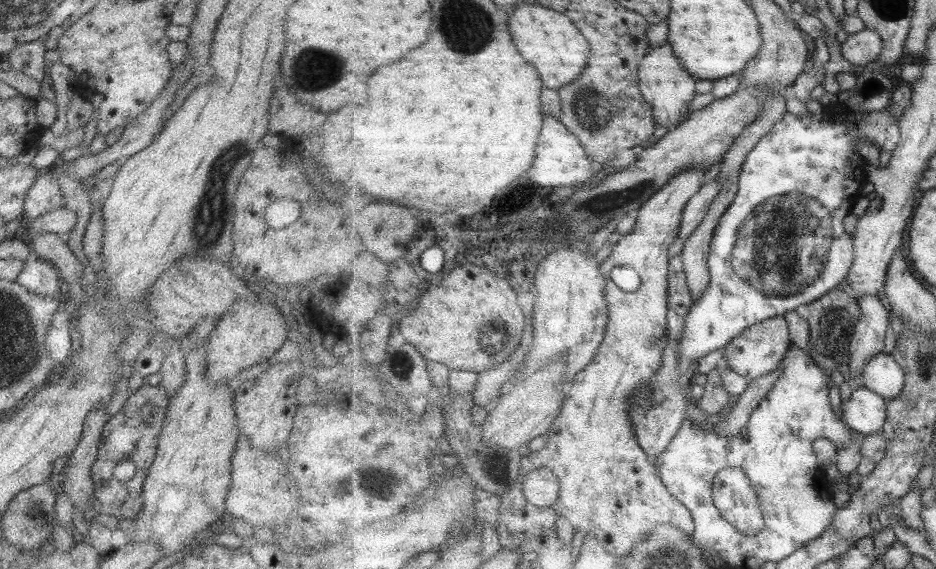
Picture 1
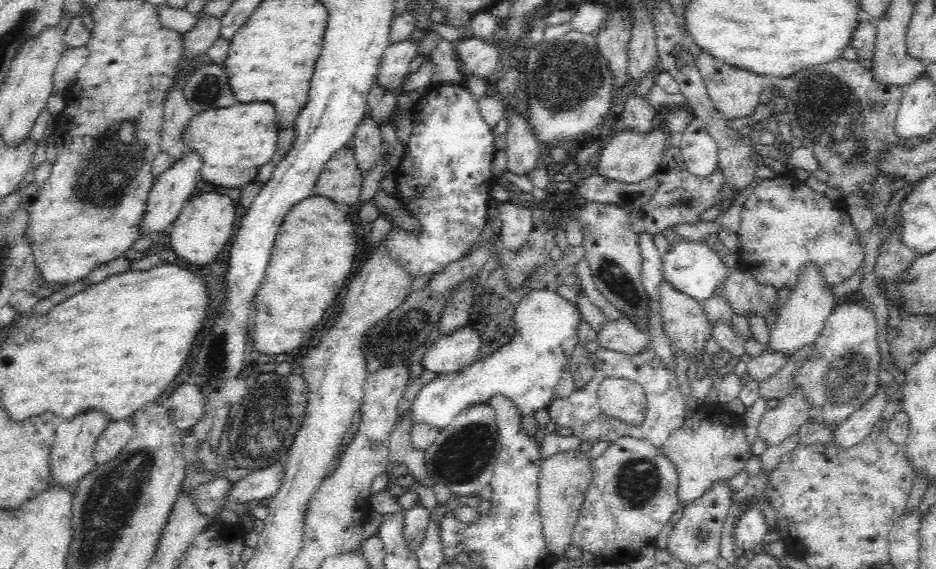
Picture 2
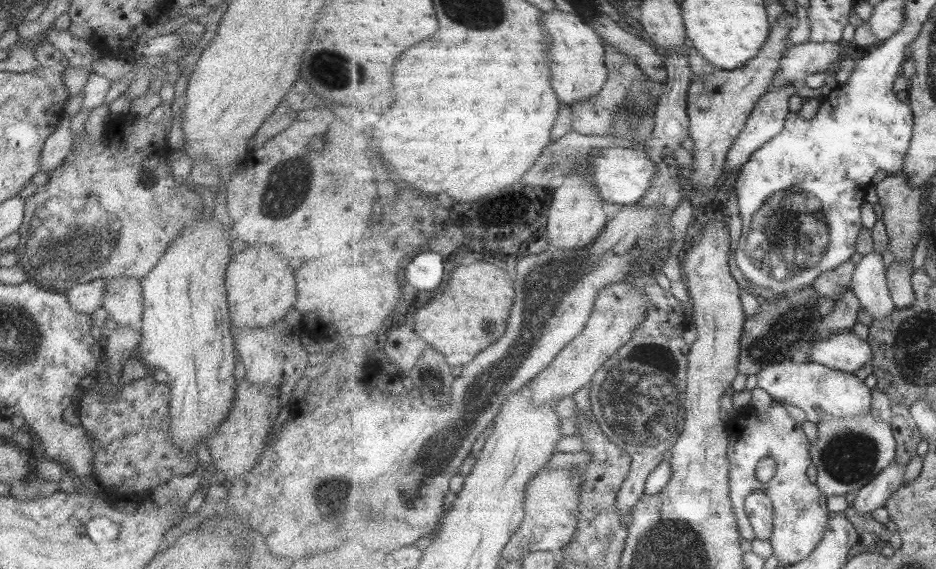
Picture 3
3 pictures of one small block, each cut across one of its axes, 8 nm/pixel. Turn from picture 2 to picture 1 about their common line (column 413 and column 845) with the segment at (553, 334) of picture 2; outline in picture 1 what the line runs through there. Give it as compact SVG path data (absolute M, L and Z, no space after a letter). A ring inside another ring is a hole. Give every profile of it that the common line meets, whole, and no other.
M865 386L852 389L849 398L843 402L843 420L851 429L855 429L861 434L877 434L879 430L884 428L887 417L888 399Z

